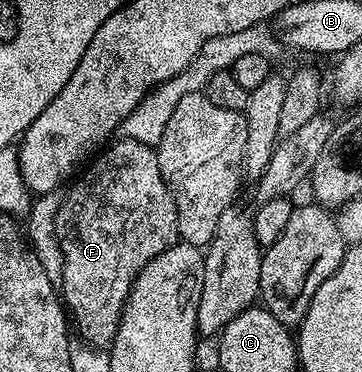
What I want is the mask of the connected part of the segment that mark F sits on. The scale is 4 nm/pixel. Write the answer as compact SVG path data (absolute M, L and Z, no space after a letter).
M119 139L108 144L82 170L79 182L62 194L57 211L57 239L63 252L61 297L70 320L79 328L84 342L92 347L107 347L117 335L127 297L139 272L157 255L176 248L179 236L179 212L173 195L161 175L159 154L152 146Z

